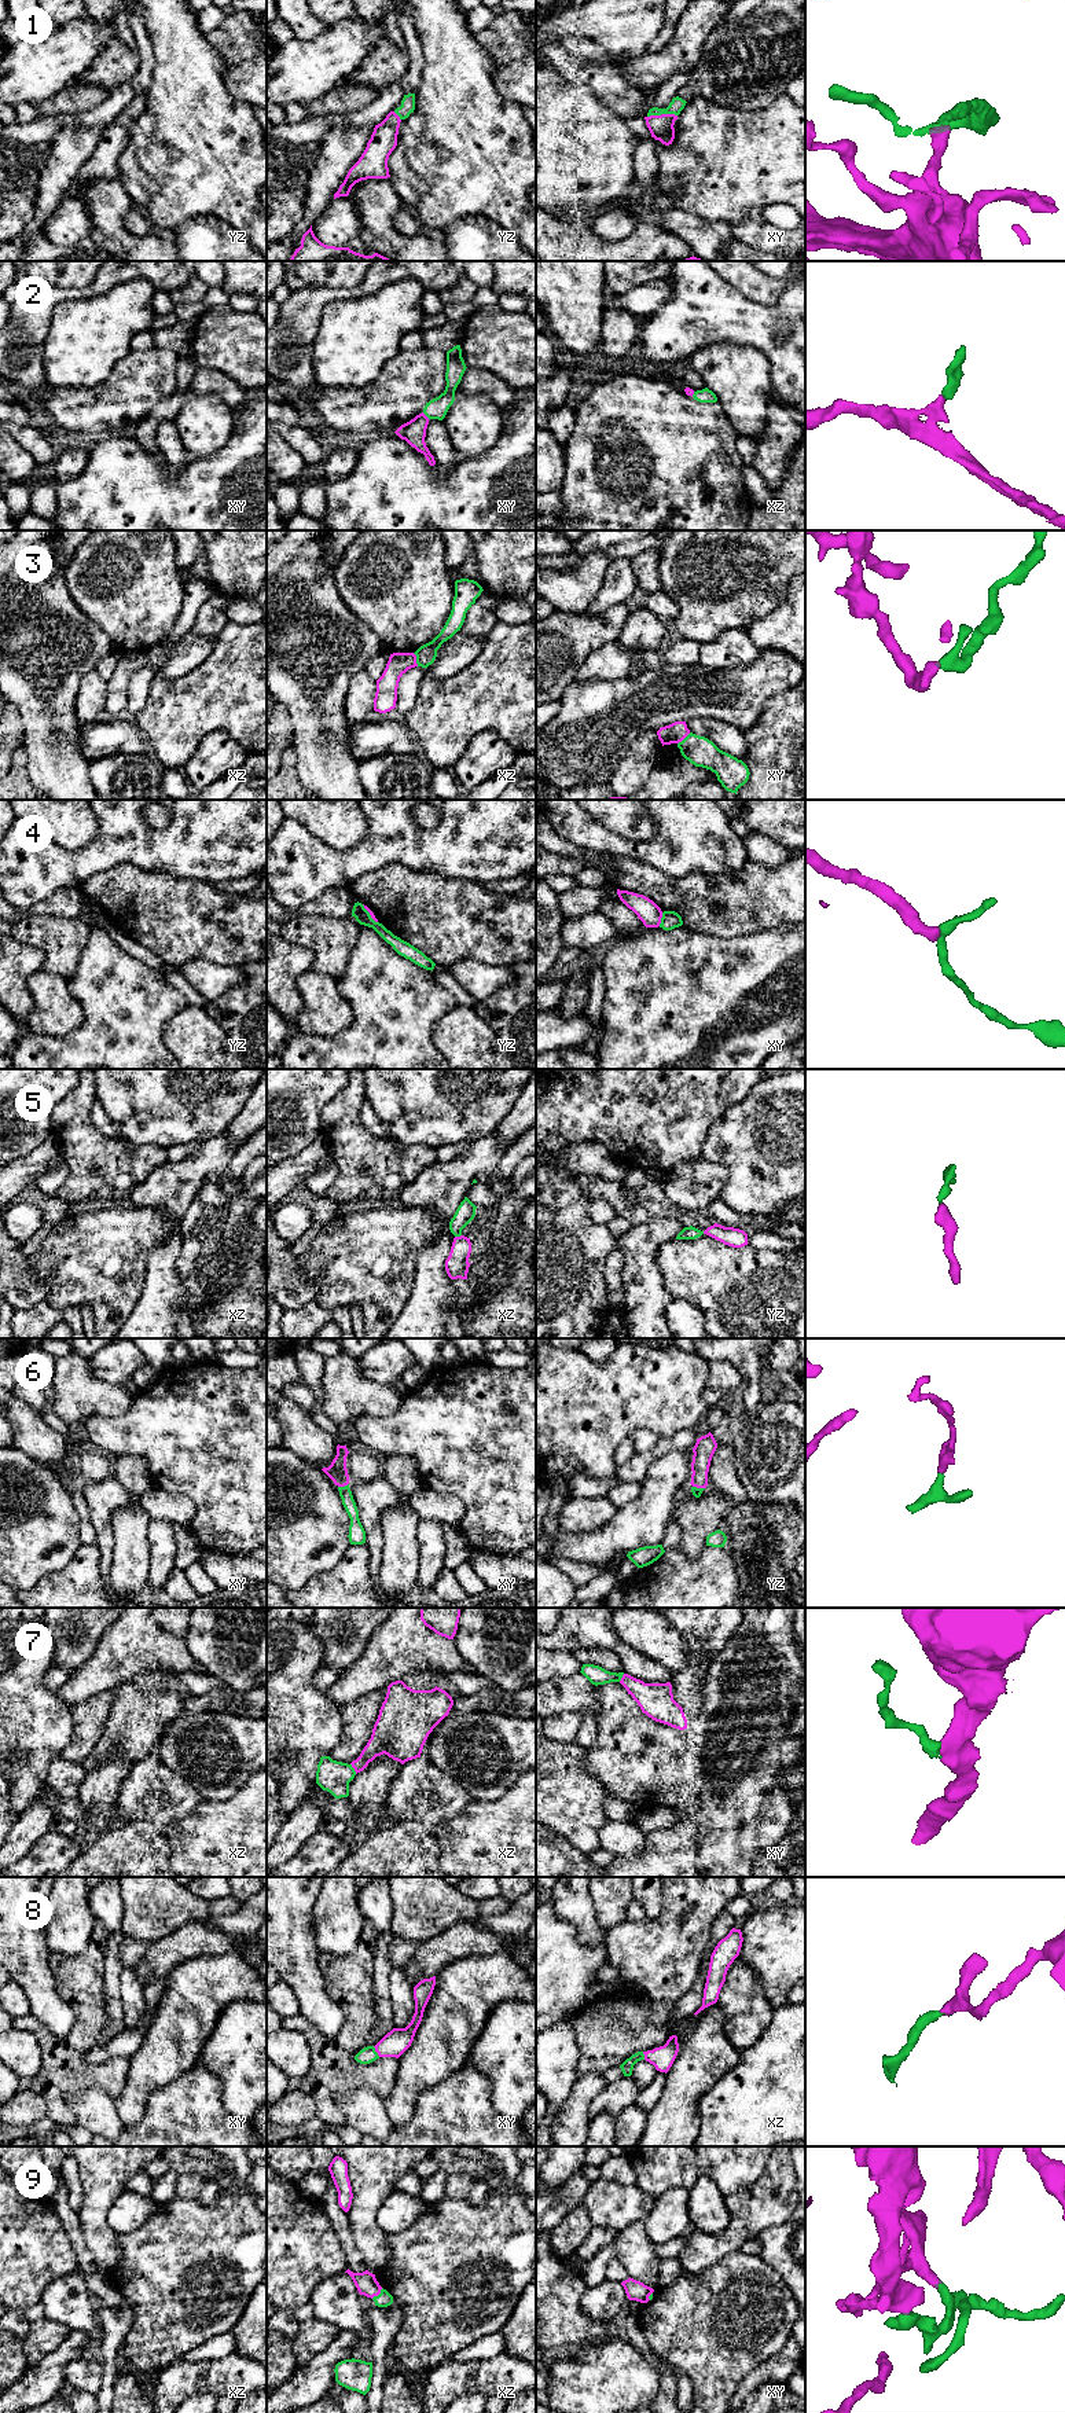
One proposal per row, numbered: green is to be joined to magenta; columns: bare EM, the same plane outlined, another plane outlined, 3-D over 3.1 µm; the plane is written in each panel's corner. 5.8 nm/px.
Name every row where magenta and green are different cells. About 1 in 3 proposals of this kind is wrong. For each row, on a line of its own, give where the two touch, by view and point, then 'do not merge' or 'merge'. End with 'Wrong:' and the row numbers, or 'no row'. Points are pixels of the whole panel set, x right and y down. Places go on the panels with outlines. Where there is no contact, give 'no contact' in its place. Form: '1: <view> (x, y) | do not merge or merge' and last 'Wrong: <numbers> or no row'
1: xy (661, 114) | merge
2: xy (425, 415) | merge
3: xz (415, 660) | do not merge
4: xy (660, 919) | do not merge
5: xz (458, 1237) | merge
6: xy (342, 1486) | merge
7: xz (353, 1767) | do not merge
8: xy (375, 2050) | merge
9: xz (377, 2295) | merge
Wrong: 3, 4, 7

